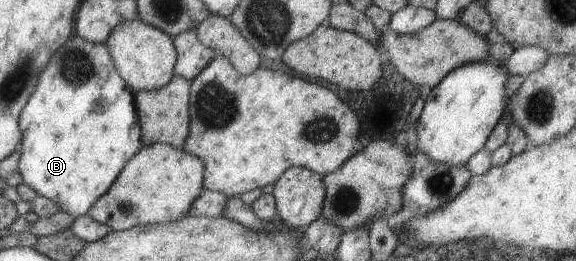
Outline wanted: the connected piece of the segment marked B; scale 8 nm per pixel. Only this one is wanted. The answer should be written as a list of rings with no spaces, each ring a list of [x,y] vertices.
[[[77,35],[70,36],[67,44],[63,44],[63,48],[59,46],[49,64],[39,72],[37,86],[22,108],[18,116],[18,127],[22,132],[18,171],[22,182],[75,218],[85,215],[93,201],[107,192],[120,168],[143,145],[134,93],[119,76],[104,43],[87,42]]]

